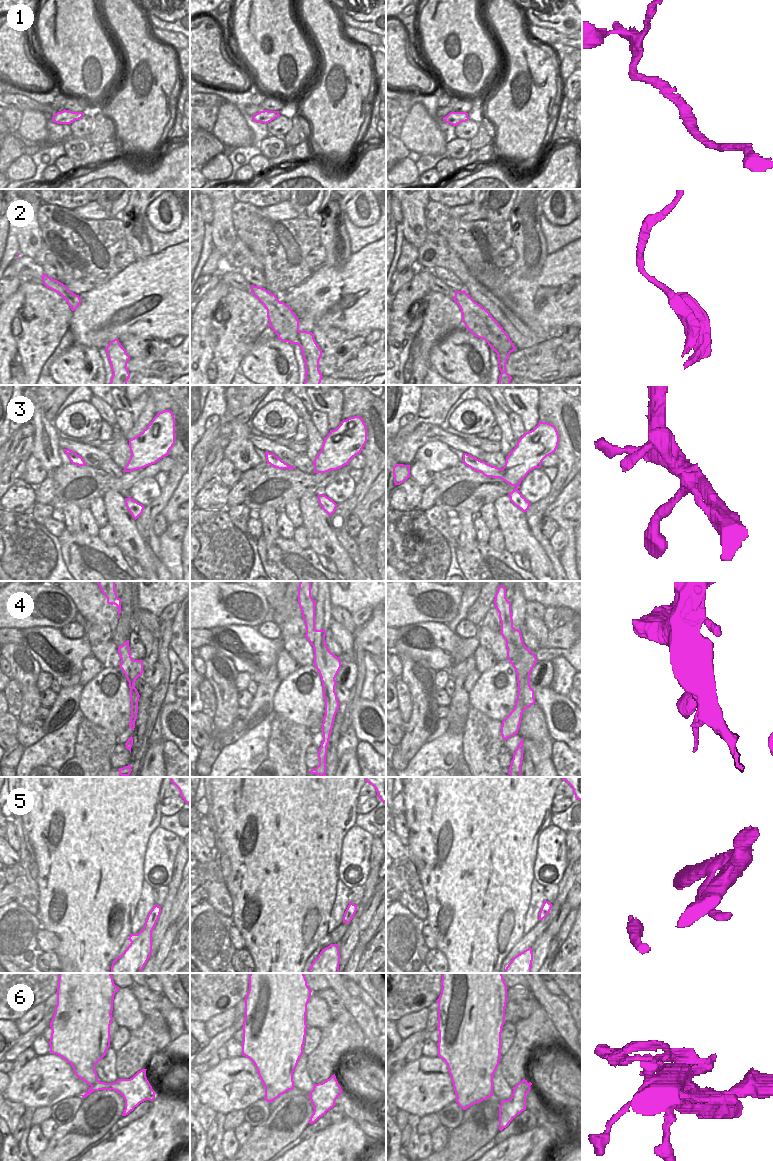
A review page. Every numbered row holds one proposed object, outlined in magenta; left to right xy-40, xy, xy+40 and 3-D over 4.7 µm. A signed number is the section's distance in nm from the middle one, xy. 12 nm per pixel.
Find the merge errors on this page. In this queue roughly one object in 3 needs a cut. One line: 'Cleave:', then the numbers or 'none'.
Cleave: 6

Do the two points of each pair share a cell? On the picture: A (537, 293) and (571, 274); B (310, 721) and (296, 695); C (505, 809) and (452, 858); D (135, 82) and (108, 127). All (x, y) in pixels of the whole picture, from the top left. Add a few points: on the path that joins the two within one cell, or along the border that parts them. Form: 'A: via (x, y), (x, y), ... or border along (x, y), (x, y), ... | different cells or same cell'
A: via (545, 293), (552, 286), (563, 282) | same cell
B: via (310, 715), (308, 709), (301, 701) | same cell
C: via (492, 818), (465, 845) | same cell
D: border along (103, 111), (113, 124), (113, 138) | different cells

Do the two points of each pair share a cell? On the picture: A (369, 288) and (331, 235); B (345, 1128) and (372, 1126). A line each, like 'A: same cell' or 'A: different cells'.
A: different cells
B: different cells

